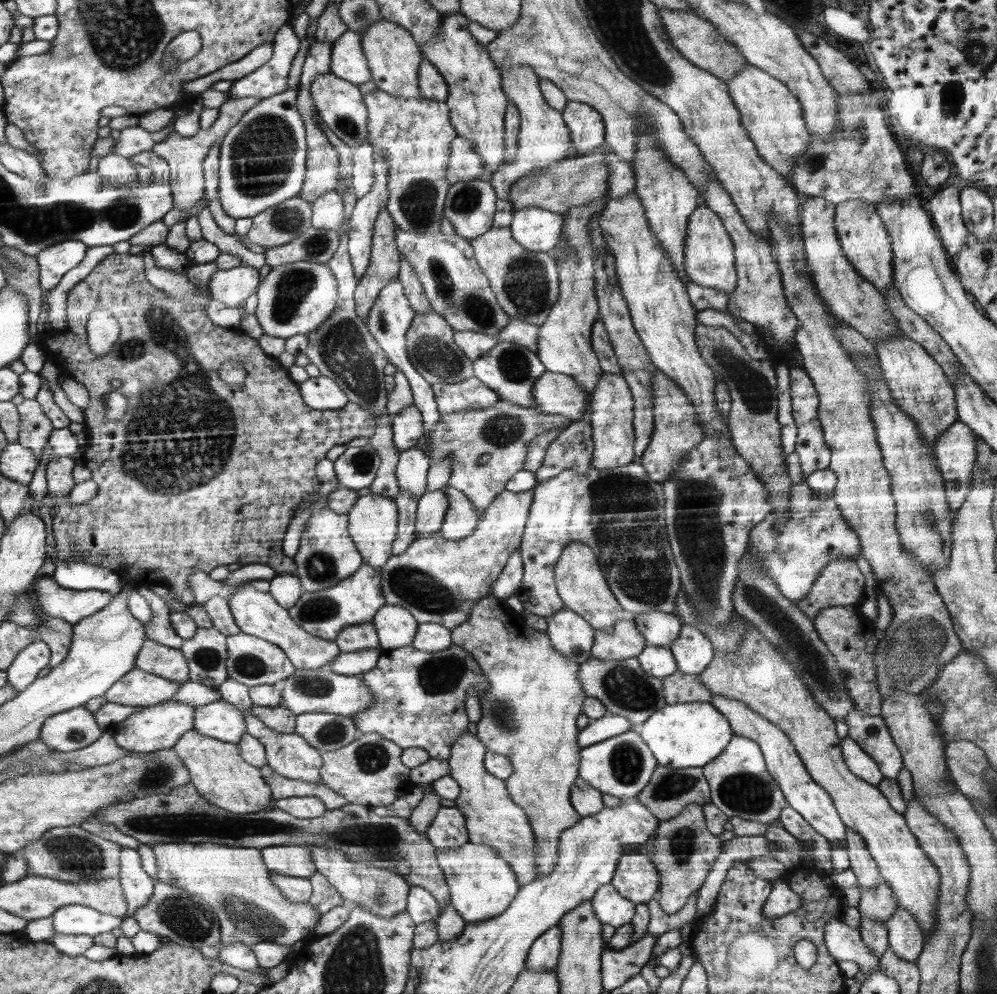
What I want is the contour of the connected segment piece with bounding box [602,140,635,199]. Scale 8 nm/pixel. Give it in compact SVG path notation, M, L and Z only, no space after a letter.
M606 140L602 145L605 152L607 169L611 171L607 195L612 199L617 199L635 189L634 171L628 162L613 152Z

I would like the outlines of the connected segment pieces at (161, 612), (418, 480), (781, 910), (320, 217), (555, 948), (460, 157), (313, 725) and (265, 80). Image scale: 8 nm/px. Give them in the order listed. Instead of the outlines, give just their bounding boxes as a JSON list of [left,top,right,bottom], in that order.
[[137,586,183,649],[397,446,431,500],[763,875,803,918],[311,190,345,230],[526,923,562,972],[447,136,486,183],[295,712,358,754],[227,24,302,99]]

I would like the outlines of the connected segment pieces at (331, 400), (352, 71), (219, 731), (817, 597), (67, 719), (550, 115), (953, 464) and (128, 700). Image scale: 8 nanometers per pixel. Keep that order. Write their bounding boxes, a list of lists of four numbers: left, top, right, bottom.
[[300,375,349,410],[331,30,371,85],[192,698,248,744],[798,558,865,621],[39,705,103,752],[486,66,572,200],[935,422,976,511],[103,668,184,706]]

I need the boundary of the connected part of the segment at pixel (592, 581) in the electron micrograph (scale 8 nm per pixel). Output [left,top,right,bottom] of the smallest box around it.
[554,542,630,633]

